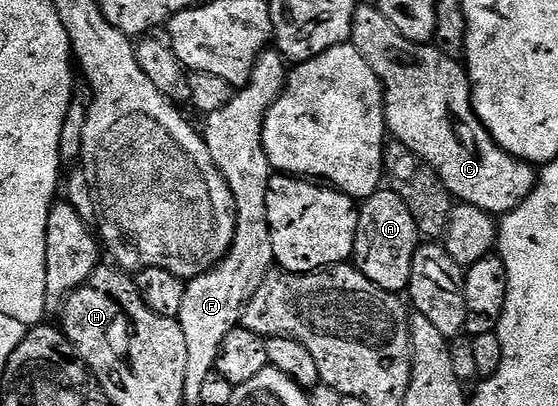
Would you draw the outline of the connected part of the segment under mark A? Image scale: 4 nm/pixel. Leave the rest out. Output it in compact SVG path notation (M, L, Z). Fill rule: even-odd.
M380 189L362 200L357 221L353 266L365 273L365 277L369 277L373 285L386 291L406 292L411 285L413 257L419 246L421 236L413 221L413 213L409 213L405 201L401 201L395 191Z

